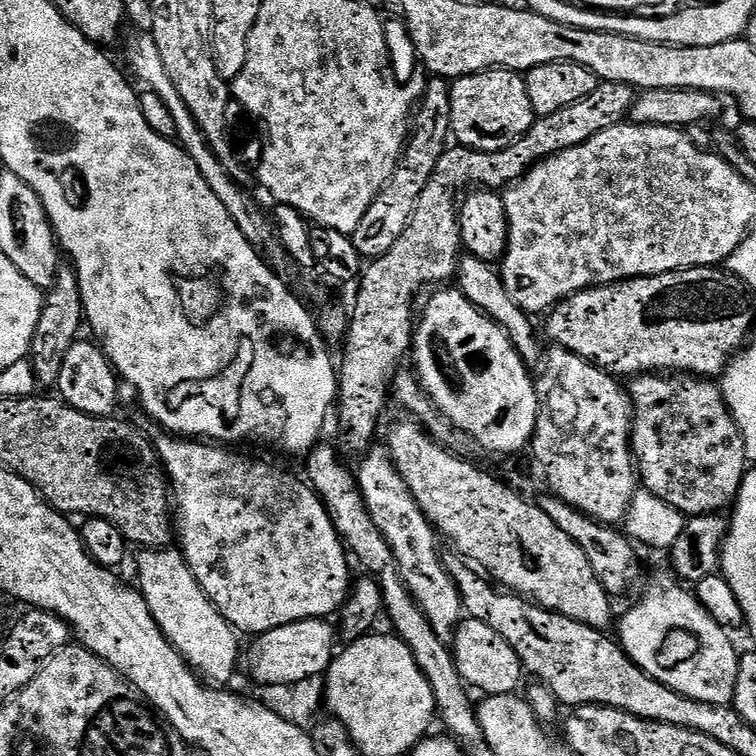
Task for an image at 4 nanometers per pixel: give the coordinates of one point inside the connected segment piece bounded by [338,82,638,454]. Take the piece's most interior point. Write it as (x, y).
(381, 327)

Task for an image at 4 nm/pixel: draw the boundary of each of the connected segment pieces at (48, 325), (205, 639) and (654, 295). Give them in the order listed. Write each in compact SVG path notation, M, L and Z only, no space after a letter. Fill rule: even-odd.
M61 259L56 277L51 288L47 289L42 306L42 314L38 318L38 326L34 329L30 361L37 385L55 386L58 374L62 374L62 362L66 362L66 350L74 346L81 335L80 324L85 323L84 303L80 293L78 274L71 260Z
M144 550L139 554L141 556L136 560L136 568L140 571L138 588L150 606L152 616L158 622L158 626L164 631L164 637L170 641L173 648L192 665L201 677L212 682L230 679L232 671L236 668L236 659L239 656L241 659L242 656L242 648L240 652L239 646L236 645L237 633L232 625L221 616L218 609L208 601L207 596L198 586L194 574L185 564L183 555L176 550Z
M716 266L707 268L681 268L679 272L667 272L661 276L639 276L633 280L621 280L618 284L602 284L598 288L587 288L575 292L560 301L555 308L547 313L548 336L555 347L565 348L582 358L591 360L605 372L617 378L635 378L641 374L691 374L701 378L716 378L732 363L732 357L745 347L749 339L748 331L752 328L752 300L748 288L736 276Z

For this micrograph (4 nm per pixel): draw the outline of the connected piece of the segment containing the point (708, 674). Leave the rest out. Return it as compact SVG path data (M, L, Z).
M671 571L660 572L648 584L648 593L625 614L619 617L620 636L618 643L632 660L647 676L670 686L683 696L694 698L698 702L710 702L711 704L732 704L734 690L738 682L738 666L740 656L732 645L729 633L702 606L702 602L696 597L695 591L684 588L685 585Z

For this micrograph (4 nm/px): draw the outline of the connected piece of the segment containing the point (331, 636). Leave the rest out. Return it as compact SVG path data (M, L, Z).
M327 619L299 620L281 628L272 628L255 637L252 649L247 649L248 668L260 684L267 686L300 683L303 680L323 677L332 665L338 648L338 632Z

